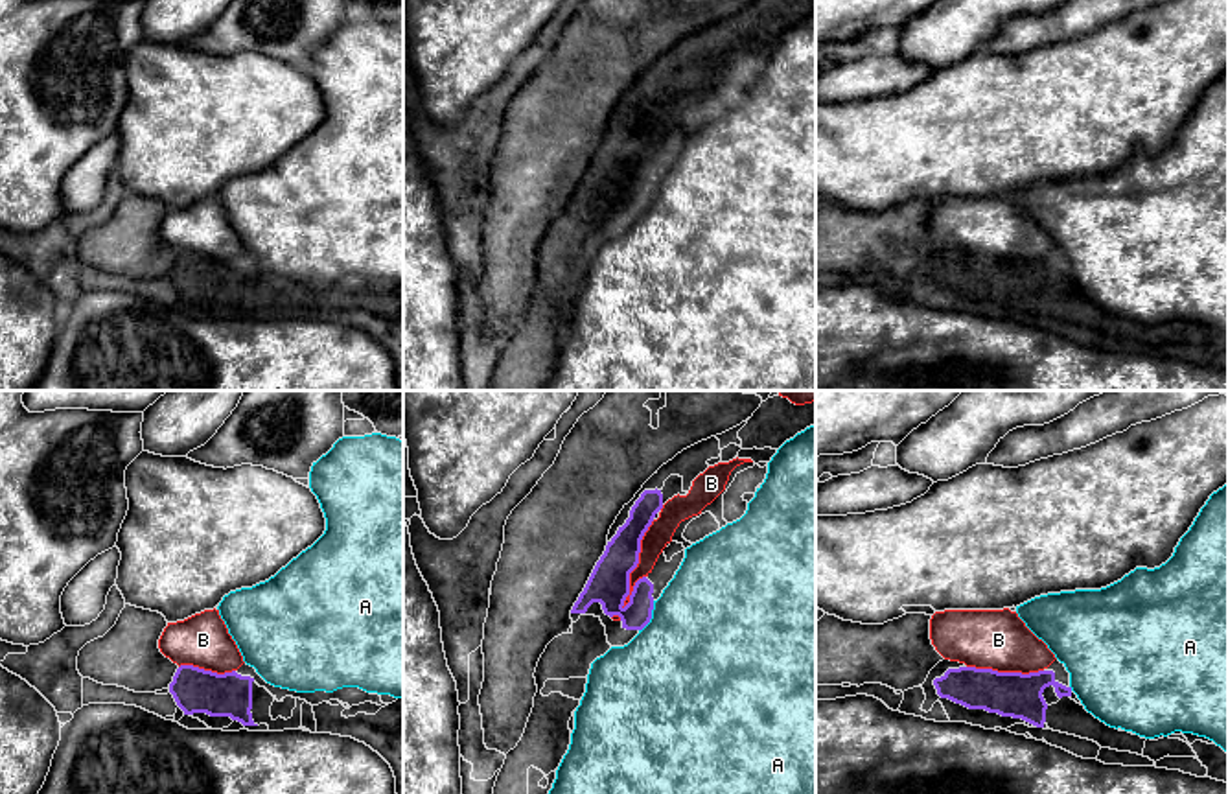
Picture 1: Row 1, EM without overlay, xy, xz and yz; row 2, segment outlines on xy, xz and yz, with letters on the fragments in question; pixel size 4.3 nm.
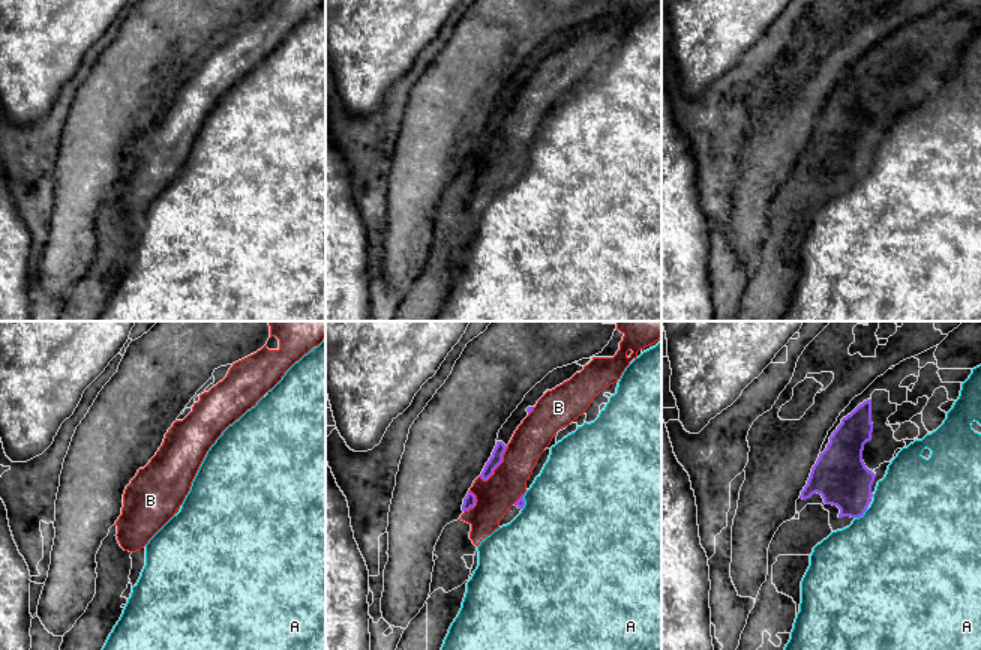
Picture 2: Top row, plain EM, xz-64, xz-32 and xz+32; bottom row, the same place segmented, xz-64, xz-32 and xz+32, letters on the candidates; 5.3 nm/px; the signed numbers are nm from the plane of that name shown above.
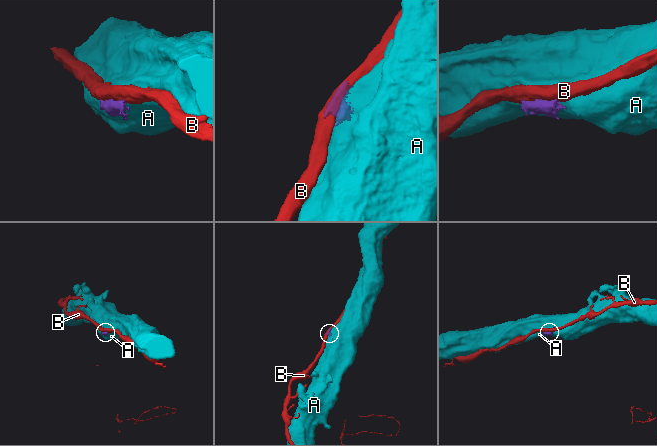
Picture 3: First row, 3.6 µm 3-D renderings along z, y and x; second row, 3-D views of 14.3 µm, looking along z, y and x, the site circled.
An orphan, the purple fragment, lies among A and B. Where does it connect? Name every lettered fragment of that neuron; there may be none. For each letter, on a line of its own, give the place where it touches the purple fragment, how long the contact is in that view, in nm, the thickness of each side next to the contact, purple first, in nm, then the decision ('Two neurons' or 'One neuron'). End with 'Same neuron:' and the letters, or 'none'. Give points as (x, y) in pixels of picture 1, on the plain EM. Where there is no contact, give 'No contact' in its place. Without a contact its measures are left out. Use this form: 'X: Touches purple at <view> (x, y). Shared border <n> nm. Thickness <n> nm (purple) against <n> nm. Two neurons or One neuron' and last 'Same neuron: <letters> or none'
A: Touches purple at xz (650, 203). Shared border 150 nm. Thickness 180 nm (purple) against 500 nm. Two neurons
B: Touches purple at xz (637, 150). Shared border 420 nm. Thickness 180 nm (purple) against 110 nm. Two neurons
Same neuron: none

